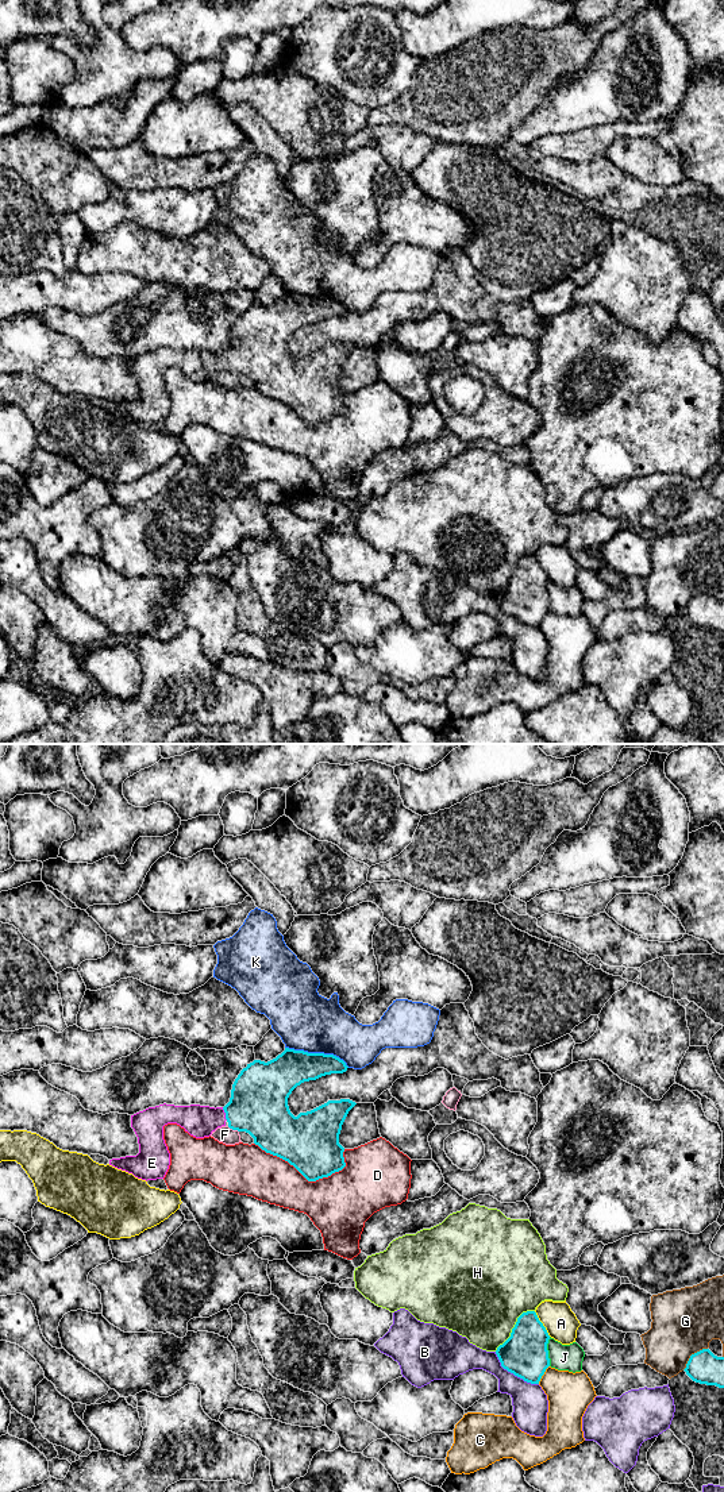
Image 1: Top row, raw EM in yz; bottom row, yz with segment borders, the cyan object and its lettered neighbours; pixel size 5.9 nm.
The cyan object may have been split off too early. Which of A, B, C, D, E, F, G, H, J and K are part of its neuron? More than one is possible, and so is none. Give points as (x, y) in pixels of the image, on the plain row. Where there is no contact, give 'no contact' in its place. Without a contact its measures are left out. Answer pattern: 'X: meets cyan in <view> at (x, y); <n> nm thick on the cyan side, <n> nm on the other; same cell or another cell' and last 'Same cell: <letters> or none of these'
A: meets cyan in yz at (542, 567); 280 nm thick on the cyan side, 190 nm on the other; another cell
B: meets cyan in yz at (513, 617); 280 nm thick on the cyan side, 220 nm on the other; another cell
C: meets cyan in yz at (543, 617); 280 nm thick on the cyan side, 260 nm on the other; another cell
D: meets cyan in yz at (300, 416); 340 nm thick on the cyan side, 300 nm on the other; another cell
E: meets cyan in yz at (226, 358); 340 nm thick on the cyan side, 190 nm on the other; same cell
F: meets cyan in yz at (233, 373); 340 nm thick on the cyan side, 100 nm on the other; another cell
G: meets cyan in yz at (692, 598); 190 nm thick on the cyan side, 380 nm on the other; another cell
H: meets cyan in yz at (515, 570); 280 nm thick on the cyan side, 480 nm on the other; another cell
J: meets cyan in yz at (547, 596); 280 nm thick on the cyan side, 160 nm on the other; another cell
K: meets cyan in yz at (318, 297); 220 nm thick on the cyan side, 360 nm on the other; another cell
Same cell: E

